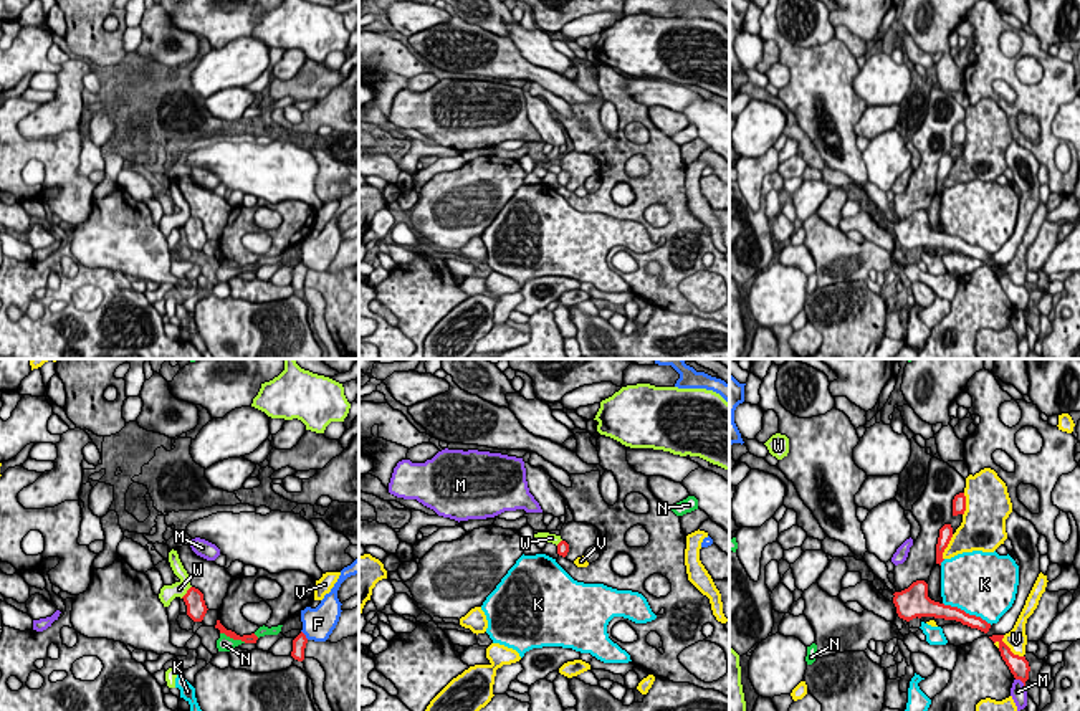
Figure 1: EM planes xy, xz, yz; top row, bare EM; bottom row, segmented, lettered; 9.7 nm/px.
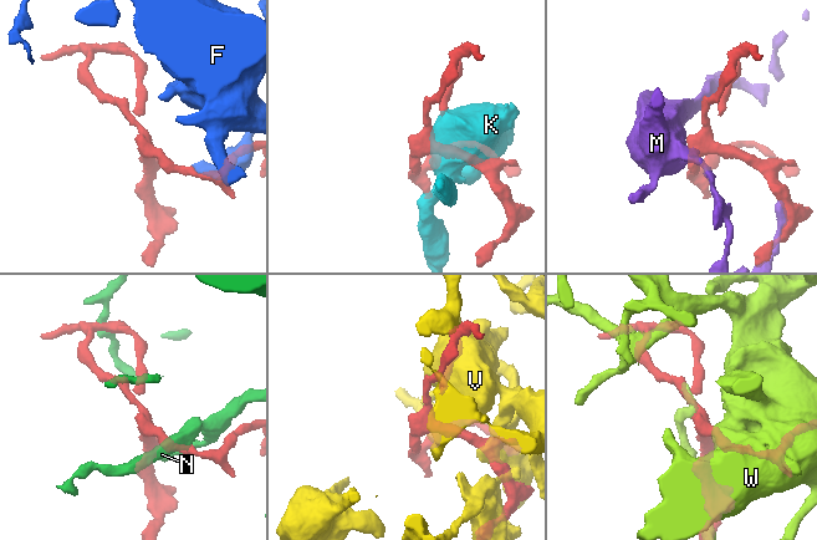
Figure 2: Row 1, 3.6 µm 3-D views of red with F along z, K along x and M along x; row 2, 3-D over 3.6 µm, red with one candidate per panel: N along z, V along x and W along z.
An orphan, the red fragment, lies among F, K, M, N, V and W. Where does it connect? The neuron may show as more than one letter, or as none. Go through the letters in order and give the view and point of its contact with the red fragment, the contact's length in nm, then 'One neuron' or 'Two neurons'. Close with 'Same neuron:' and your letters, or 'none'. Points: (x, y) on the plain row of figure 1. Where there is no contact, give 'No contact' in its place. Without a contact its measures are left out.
F: Touches red at xy (305, 265). Shared border 120 nm. Two neurons
K: Touches red at yz (968, 243). Shared border 500 nm. Two neurons
M: Touches red at yz (1021, 310). Shared border 130 nm. Two neurons
N: Touches red at xy (234, 268). Shared border 280 nm. Two neurons
V: Touches red at yz (1009, 278). Shared border 320 nm. Two neurons
W: Touches red at xy (187, 222). Shared border 160 nm. Two neurons
Same neuron: none

